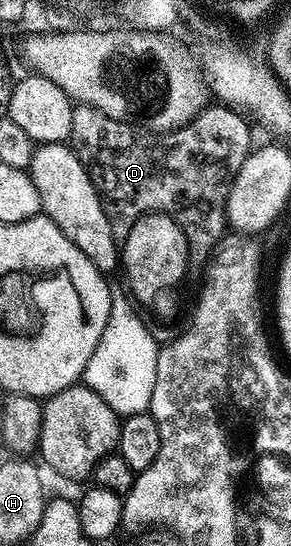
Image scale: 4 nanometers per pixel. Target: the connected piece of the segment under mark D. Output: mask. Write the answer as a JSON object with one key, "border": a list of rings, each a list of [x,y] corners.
{"border":[[[213,105],[207,110],[199,109],[187,126],[168,130],[165,134],[155,134],[128,122],[114,120],[112,116],[104,116],[104,112],[94,106],[74,106],[69,145],[80,164],[84,164],[92,184],[98,190],[106,215],[110,217],[114,214],[113,219],[118,218],[118,230],[122,230],[122,222],[130,222],[130,218],[167,214],[182,229],[191,259],[206,260],[217,251],[219,242],[228,230],[226,201],[244,160],[252,153],[252,145],[250,146],[251,123],[229,106]]]}

